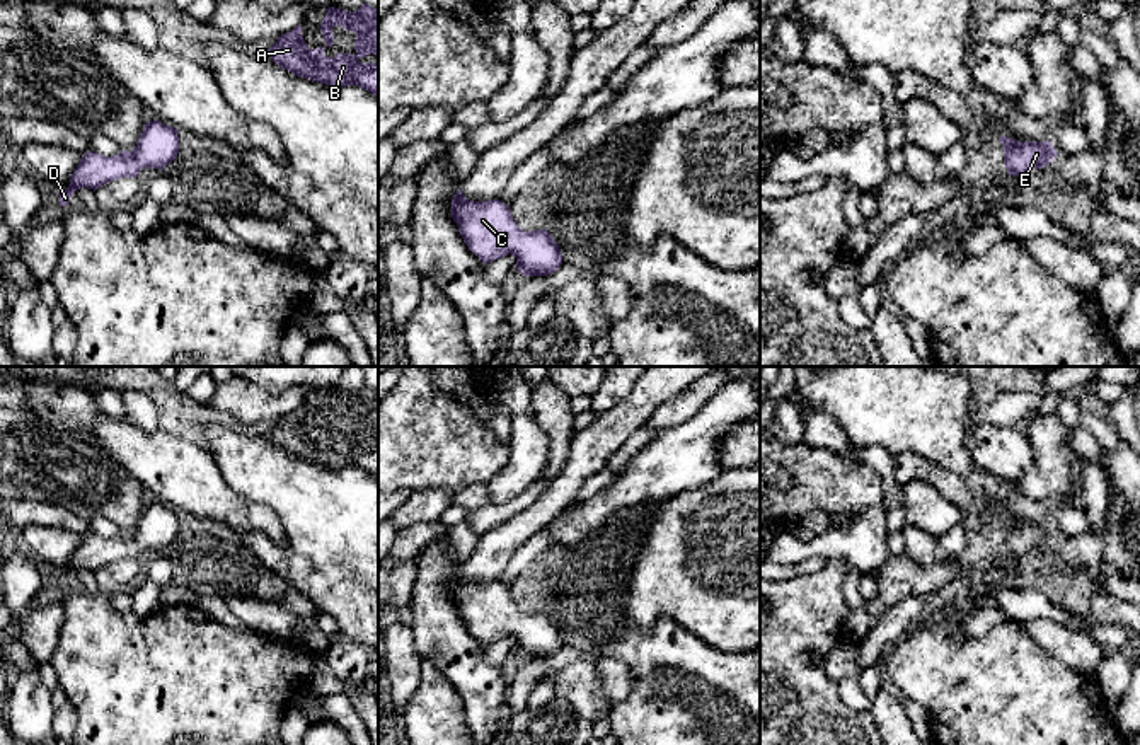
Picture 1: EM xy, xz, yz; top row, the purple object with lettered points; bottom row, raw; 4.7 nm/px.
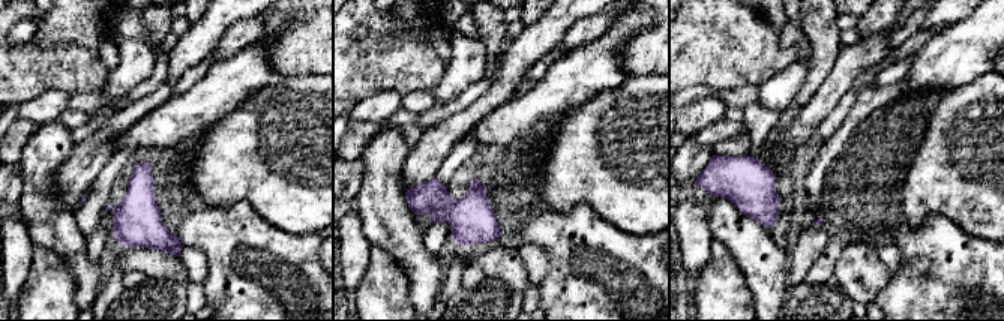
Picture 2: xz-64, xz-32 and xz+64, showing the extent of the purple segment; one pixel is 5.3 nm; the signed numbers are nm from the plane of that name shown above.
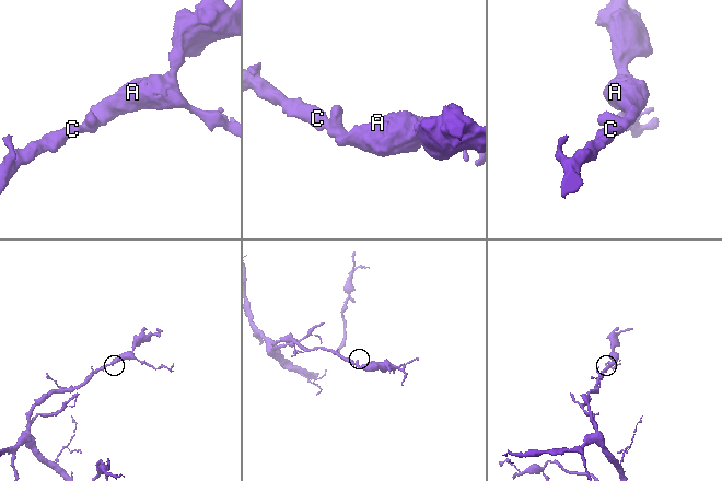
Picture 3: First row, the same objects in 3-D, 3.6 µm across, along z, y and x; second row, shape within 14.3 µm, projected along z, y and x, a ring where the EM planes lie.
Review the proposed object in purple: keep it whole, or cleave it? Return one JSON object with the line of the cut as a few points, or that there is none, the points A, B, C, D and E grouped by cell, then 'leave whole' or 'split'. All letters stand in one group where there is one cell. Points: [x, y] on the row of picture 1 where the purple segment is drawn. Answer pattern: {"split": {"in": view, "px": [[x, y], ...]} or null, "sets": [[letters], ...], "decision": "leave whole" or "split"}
{"split": null, "sets": [["A", "B", "C", "D", "E"]], "decision": "leave whole"}

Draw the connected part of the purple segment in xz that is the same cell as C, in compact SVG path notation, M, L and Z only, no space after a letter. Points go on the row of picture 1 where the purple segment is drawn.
M458 188L450 210L463 242L484 264L513 254L523 276L547 276L561 268L554 237L545 228L523 232L503 201L472 201Z

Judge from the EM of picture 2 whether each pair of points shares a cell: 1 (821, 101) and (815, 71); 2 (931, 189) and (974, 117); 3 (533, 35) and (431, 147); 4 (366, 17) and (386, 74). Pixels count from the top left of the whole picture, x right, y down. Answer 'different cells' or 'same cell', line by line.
1: different cells
2: same cell
3: same cell
4: same cell

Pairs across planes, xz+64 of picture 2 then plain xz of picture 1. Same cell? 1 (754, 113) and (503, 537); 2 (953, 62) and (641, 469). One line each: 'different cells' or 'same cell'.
1: different cells
2: same cell

